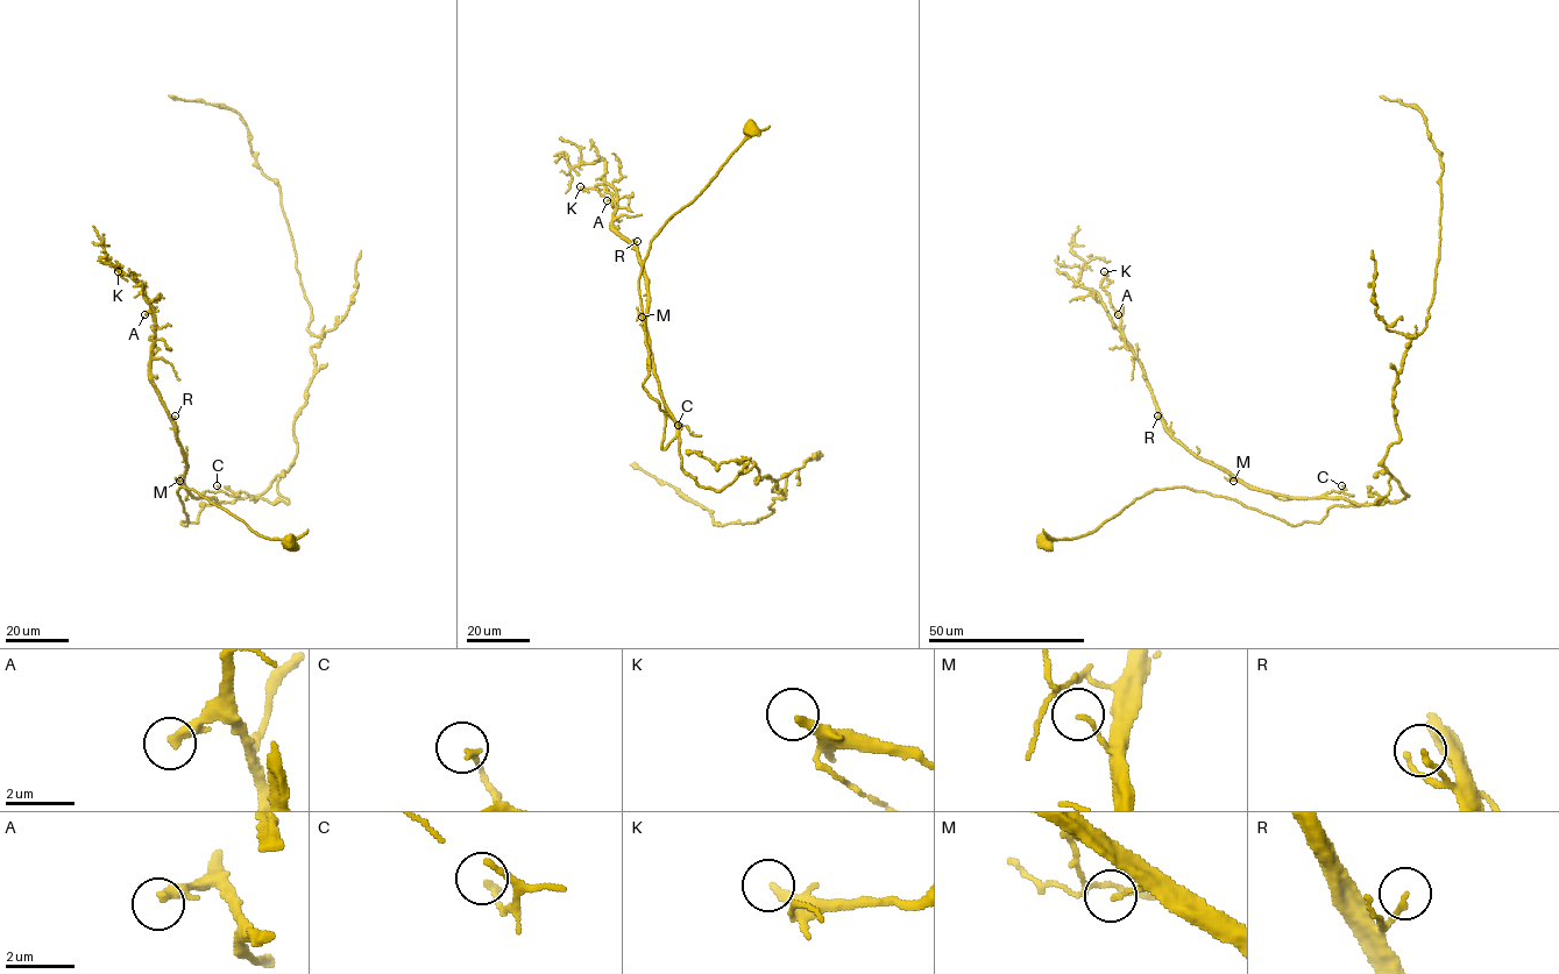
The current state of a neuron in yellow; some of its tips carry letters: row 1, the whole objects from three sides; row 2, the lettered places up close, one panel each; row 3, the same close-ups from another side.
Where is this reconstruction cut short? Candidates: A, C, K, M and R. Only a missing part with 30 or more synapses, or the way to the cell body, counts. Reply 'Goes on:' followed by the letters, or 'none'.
Goes on: K

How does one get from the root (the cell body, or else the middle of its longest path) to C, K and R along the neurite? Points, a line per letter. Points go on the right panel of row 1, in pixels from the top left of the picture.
C: (1044, 541), (1177, 486), (1319, 523), (1366, 503), (1322, 496), (1341, 485)
K: (1044, 541), (1092, 533), (1156, 489), (1234, 498), (1292, 525), (1366, 503), (1253, 490), (1187, 449), (1104, 271)
R: (1044, 541), (1092, 533), (1156, 489), (1234, 498), (1292, 525), (1366, 503), (1248, 488), (1195, 456), (1157, 416)

